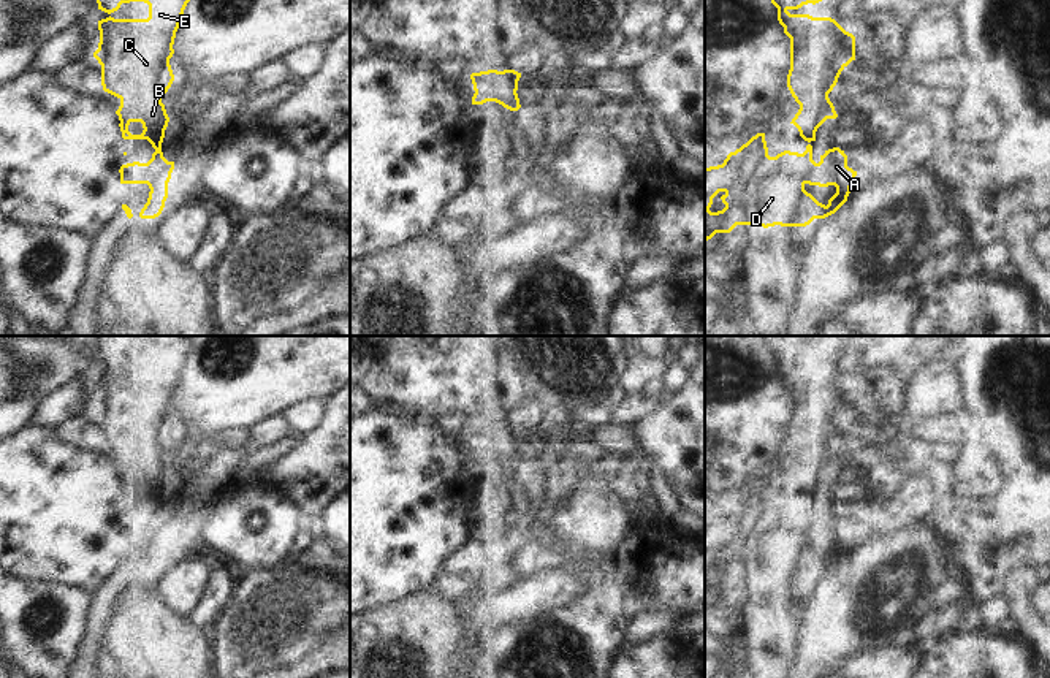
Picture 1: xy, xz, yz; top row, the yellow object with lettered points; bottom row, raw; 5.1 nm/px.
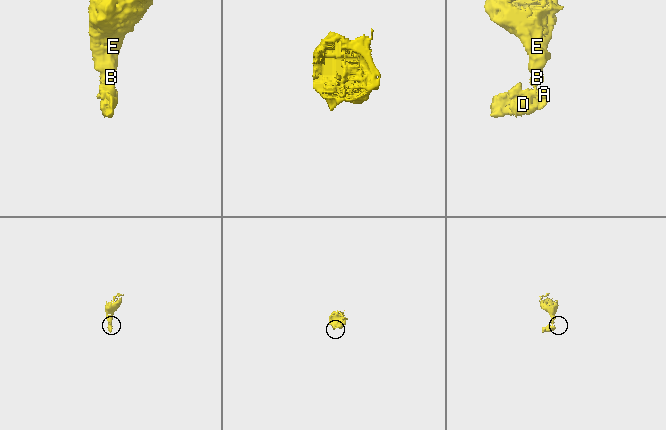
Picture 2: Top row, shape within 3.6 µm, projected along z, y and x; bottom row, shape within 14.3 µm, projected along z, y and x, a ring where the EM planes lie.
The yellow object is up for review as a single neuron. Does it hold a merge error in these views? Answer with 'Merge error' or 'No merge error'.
No merge error.

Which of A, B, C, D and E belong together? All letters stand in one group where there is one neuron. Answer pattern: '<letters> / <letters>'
A B C D E

